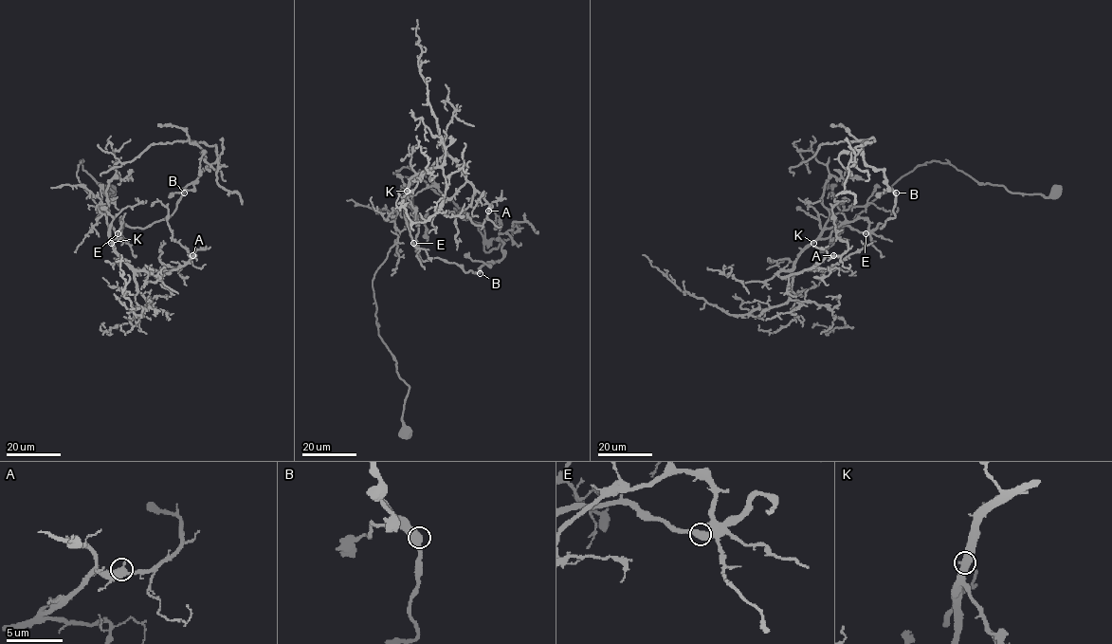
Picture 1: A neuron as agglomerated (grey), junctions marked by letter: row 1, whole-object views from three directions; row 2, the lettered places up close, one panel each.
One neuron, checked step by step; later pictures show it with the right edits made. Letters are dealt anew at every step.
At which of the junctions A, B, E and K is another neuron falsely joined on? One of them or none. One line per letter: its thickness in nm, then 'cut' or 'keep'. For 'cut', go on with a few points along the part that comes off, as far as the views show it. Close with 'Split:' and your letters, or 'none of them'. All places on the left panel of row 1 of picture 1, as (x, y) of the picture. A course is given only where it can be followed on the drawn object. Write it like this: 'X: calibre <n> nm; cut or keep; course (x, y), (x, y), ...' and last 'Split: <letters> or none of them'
A: calibre 460 nm; keep
B: calibre 500 nm; keep
E: calibre 480 nm; keep
K: calibre 480 nm; keep
Split: none of them

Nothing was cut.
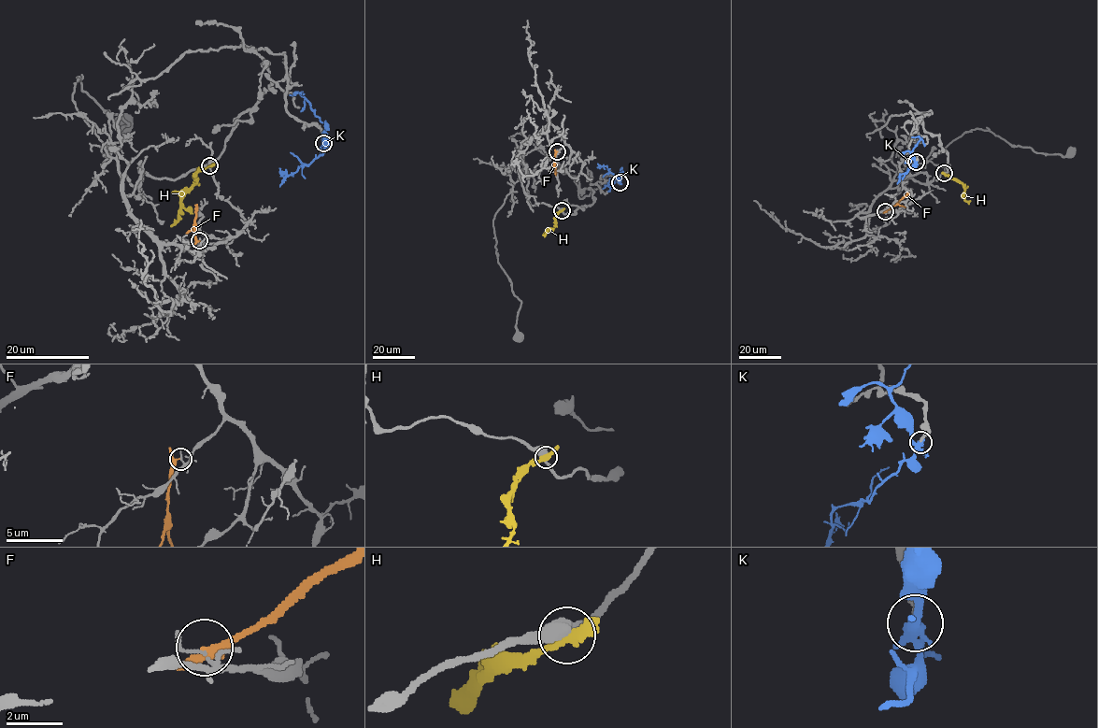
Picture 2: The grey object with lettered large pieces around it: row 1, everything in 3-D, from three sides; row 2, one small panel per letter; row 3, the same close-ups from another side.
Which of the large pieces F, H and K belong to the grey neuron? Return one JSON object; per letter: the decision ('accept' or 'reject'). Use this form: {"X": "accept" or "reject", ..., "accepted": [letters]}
{"F": "reject", "H": "reject", "K": "reject", "accepted": []}

